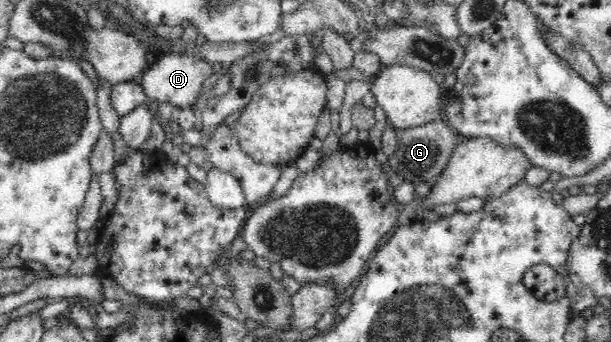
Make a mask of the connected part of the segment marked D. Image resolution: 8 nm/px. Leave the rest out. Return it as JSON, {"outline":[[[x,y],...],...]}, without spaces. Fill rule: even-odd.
{"outline":[[[165,53],[144,70],[136,81],[142,86],[149,102],[157,100],[161,104],[169,102],[175,108],[186,107],[191,106],[192,102],[199,98],[201,83],[215,70],[217,67],[199,56]]]}

